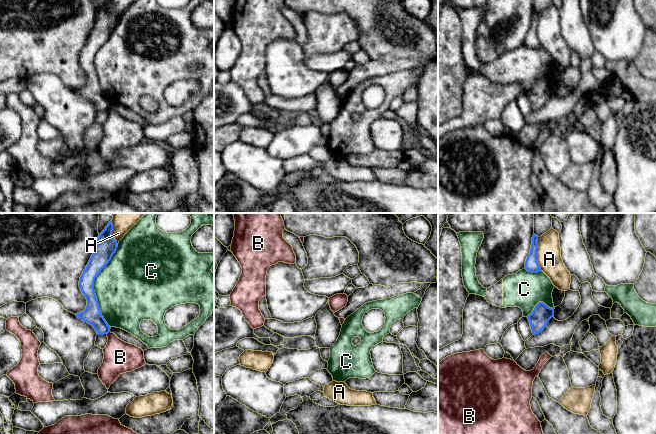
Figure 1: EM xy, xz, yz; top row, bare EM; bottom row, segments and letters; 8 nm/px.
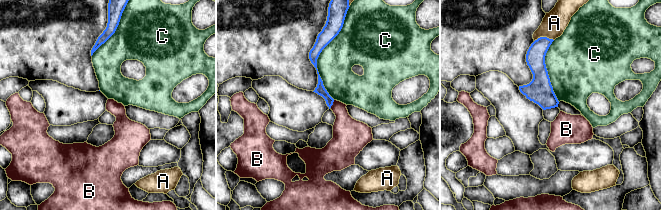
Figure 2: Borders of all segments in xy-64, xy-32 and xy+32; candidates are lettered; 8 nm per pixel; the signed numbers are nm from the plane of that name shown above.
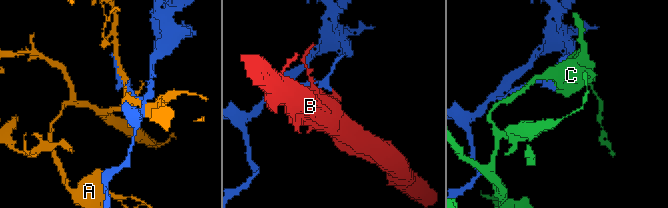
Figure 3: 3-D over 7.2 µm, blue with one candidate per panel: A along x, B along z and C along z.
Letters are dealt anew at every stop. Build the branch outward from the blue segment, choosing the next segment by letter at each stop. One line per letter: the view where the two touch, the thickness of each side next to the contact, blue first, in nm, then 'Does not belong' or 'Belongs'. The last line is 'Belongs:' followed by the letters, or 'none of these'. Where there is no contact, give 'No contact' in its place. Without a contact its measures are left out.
A: Touches blue in yz. Thickness 110 nm (blue) against 190 nm. Does not belong
B: Touches blue in xy. Thickness 140 nm (blue) against 260 nm. Does not belong
C: Touches blue in xy. Thickness 150 nm (blue) against 480 nm. Does not belong
Belongs: none of these

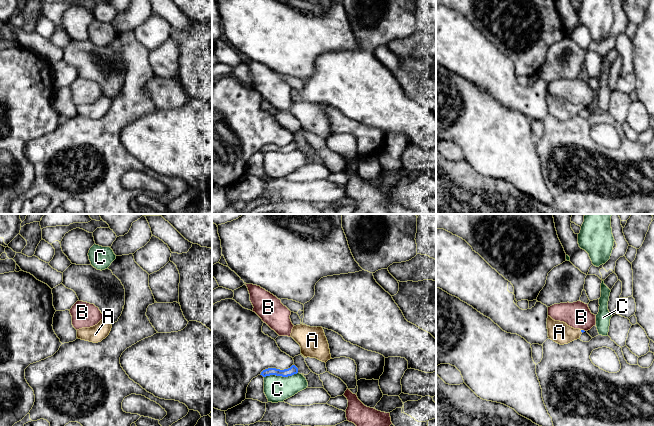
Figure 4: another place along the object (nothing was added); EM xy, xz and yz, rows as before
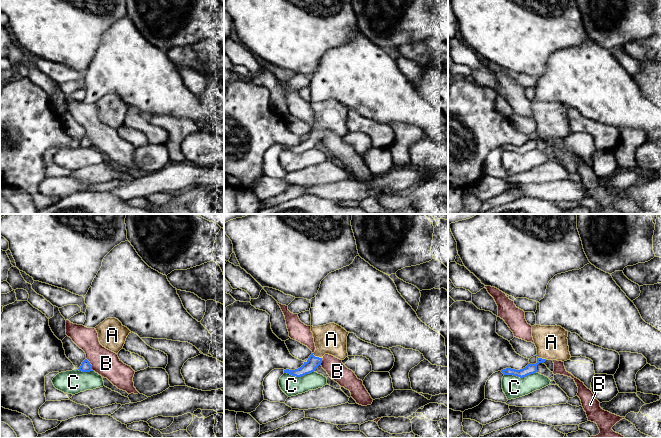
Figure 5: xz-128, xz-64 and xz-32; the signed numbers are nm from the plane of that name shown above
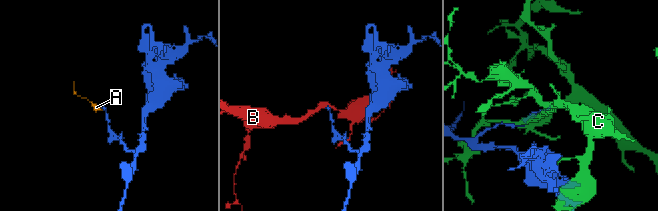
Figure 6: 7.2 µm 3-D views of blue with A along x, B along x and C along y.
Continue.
A: Touches blue in yz. Thickness 20 nm (blue) against 170 nm. Belongs
B: Touches blue in yz. Thickness 20 nm (blue) against 220 nm. Does not belong
C: Touches blue in xz. Thickness 70 nm (blue) against 200 nm. Does not belong
Belongs: A

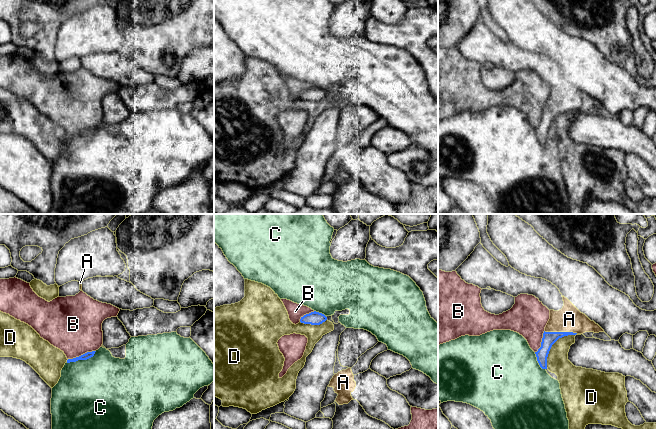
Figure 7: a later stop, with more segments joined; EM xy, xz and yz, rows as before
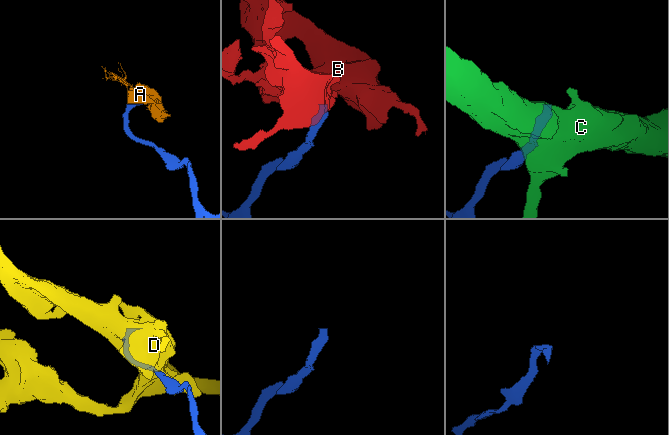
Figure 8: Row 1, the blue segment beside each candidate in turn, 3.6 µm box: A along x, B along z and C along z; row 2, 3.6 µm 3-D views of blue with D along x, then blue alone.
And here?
A: Touches blue in yz. Thickness 110 nm (blue) against 200 nm. Belongs
B: Touches blue in xy. Thickness 50 nm (blue) against 440 nm. Does not belong
C: Touches blue in xy. Thickness 50 nm (blue) against 480 nm. Does not belong
D: Touches blue in yz. Thickness 110 nm (blue) against 180 nm. Does not belong
Belongs: A

